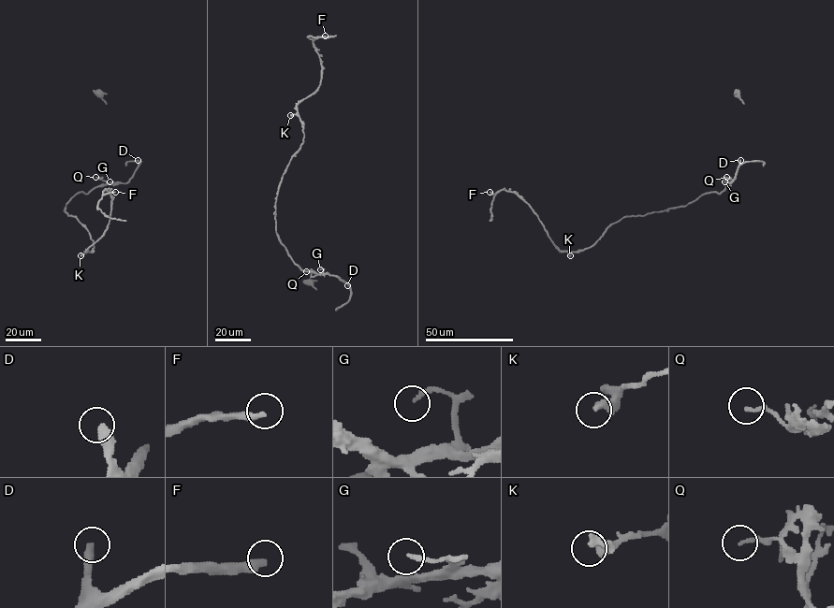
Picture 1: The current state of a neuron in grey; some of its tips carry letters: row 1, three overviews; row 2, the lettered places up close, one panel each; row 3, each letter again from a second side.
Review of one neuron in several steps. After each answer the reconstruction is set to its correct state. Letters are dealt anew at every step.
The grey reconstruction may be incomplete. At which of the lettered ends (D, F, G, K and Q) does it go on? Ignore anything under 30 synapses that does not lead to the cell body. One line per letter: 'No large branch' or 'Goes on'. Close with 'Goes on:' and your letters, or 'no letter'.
D: Goes on
F: Goes on
G: No large branch
K: No large branch
Q: No large branch
Goes on: D, F

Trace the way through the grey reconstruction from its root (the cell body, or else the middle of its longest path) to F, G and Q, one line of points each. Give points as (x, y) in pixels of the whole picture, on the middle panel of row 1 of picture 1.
F: (308, 282), (337, 308), (349, 298), (337, 276), (302, 270), (276, 230), (325, 36)
G: (308, 282), (337, 308), (348, 301), (349, 286), (337, 276), (320, 269)
Q: (308, 282), (337, 308), (349, 298), (350, 287), (337, 276), (319, 274), (312, 276), (306, 271)

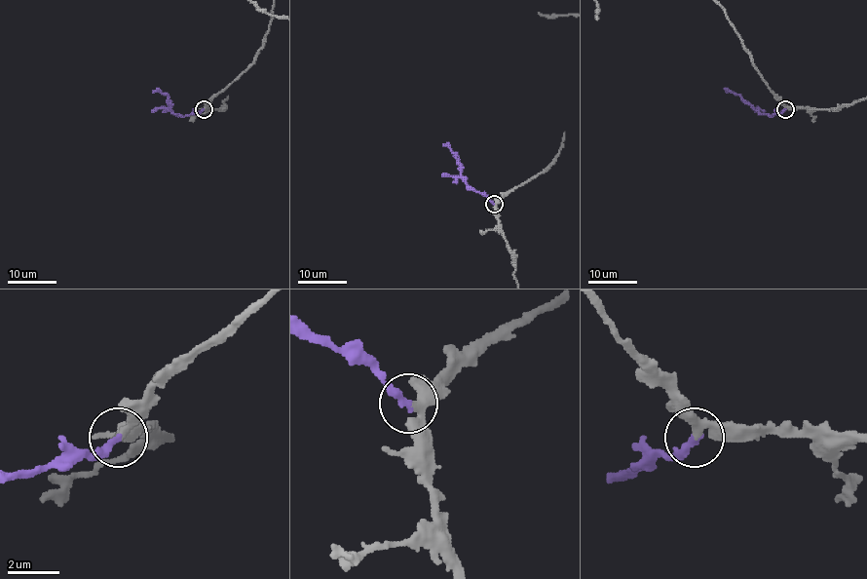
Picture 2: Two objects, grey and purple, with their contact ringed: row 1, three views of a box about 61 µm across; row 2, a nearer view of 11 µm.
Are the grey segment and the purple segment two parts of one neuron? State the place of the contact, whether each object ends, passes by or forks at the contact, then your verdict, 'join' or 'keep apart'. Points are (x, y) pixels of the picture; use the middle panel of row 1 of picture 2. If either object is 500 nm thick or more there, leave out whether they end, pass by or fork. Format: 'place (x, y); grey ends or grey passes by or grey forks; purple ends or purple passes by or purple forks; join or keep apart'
place (494, 204); grey passes by; purple ends; join

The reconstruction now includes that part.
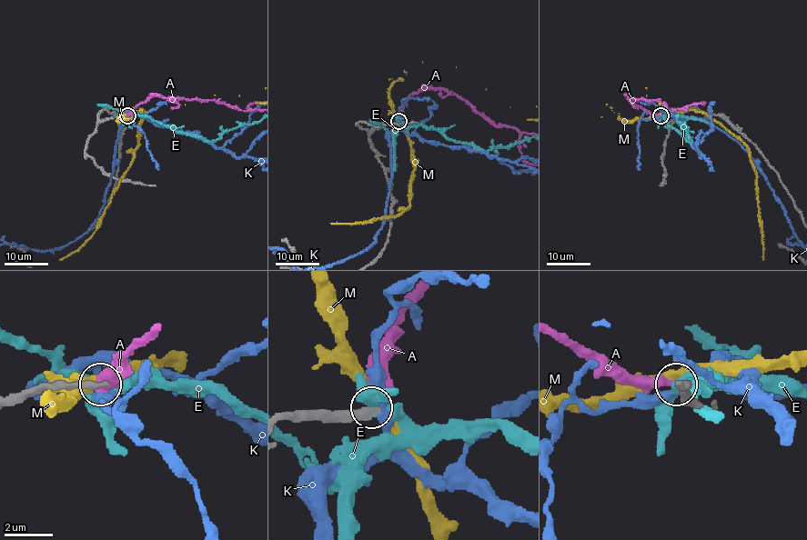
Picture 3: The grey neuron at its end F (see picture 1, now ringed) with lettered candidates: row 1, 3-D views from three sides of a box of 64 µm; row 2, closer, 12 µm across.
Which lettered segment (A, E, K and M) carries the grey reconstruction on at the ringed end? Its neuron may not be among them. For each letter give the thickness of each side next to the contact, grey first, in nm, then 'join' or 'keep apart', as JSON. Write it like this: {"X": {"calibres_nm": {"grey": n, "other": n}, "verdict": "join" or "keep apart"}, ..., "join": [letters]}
{"A": {"calibres_nm": {"grey": 360, "other": 440}, "verdict": "join"}, "E": {"calibres_nm": {"grey": 400, "other": 360}, "verdict": "keep apart"}, "K": {"calibres_nm": {"grey": 360, "other": 380}, "verdict": "keep apart"}, "M": {"calibres_nm": {"grey": 380, "other": 380}, "verdict": "keep apart"}, "join": ["A"]}

